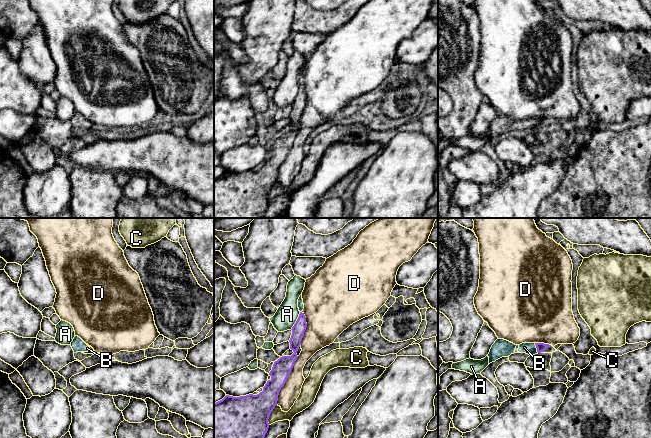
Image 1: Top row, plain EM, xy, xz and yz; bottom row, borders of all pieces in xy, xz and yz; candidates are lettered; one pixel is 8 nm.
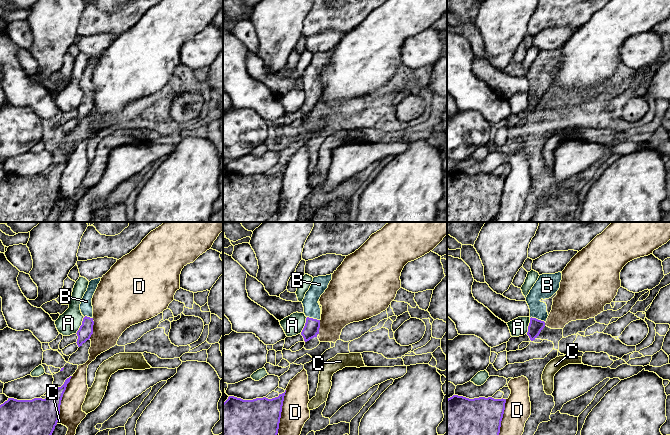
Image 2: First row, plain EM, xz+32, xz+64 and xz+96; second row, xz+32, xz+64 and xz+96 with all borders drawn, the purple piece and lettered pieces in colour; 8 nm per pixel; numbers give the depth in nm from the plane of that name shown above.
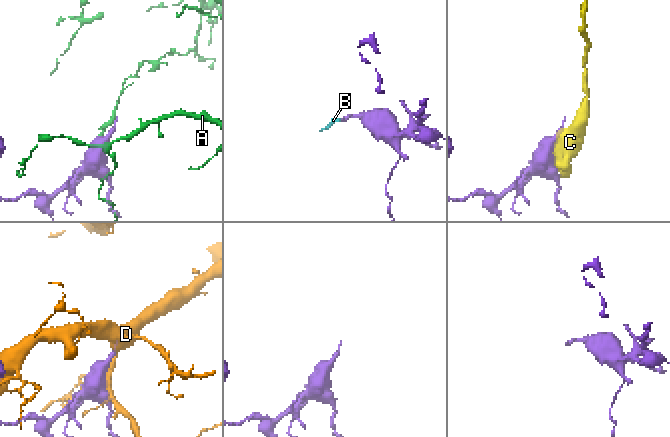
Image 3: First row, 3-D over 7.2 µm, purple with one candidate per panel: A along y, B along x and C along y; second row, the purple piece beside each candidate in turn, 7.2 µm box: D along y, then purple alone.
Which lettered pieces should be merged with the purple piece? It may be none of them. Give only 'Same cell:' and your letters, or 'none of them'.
Same cell: B

